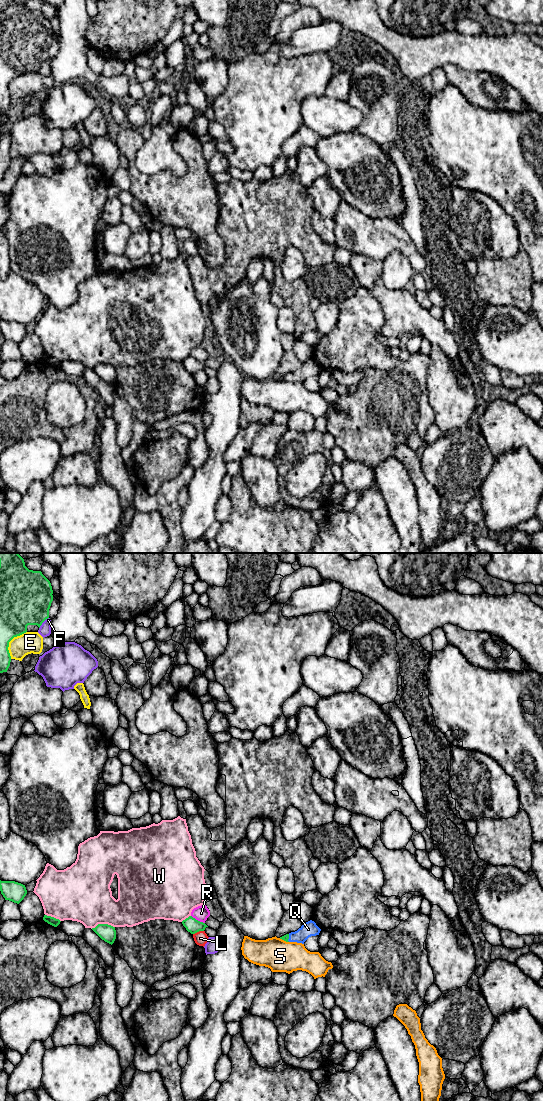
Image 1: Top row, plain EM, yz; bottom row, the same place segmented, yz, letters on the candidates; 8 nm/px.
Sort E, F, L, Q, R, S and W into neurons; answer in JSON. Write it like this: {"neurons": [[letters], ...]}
{"neurons": [["E"], ["F"], ["L"], ["Q"], ["R"], ["S"], ["W"]]}

